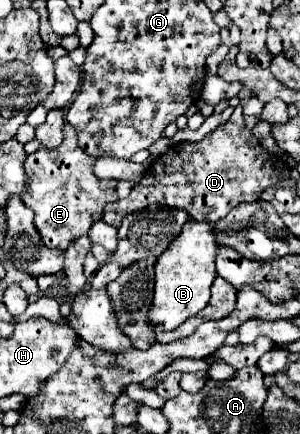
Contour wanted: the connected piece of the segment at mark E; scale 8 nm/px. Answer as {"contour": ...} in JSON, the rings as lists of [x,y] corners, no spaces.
{"contour":[[[70,123],[64,125],[64,141],[58,147],[40,147],[36,153],[26,157],[24,169],[28,175],[28,189],[20,195],[20,199],[34,211],[34,225],[40,231],[44,245],[64,251],[74,239],[88,233],[90,225],[100,219],[108,201],[118,199],[116,181],[94,177],[94,161],[94,157],[86,155],[78,147],[76,131]]]}

